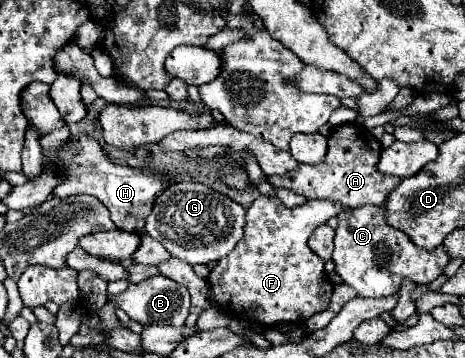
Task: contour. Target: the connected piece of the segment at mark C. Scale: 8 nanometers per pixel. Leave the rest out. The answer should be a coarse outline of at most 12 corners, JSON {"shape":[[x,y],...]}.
{"shape":[[383,206],[337,216],[335,270],[363,298],[433,282],[445,246],[423,250]]}

